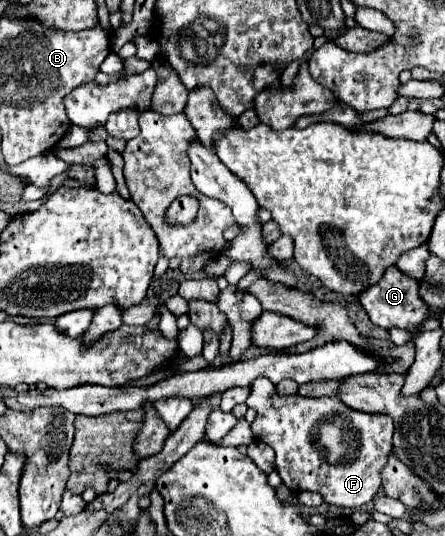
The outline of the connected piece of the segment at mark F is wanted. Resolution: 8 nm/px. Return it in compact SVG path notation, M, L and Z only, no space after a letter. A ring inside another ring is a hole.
M266 377L256 379L252 383L252 393L246 399L246 405L256 409L256 419L250 425L254 437L264 441L276 451L276 471L292 493L302 491L322 493L326 503L342 509L344 507L358 509L376 497L382 485L380 473L386 467L388 455L392 451L392 433L394 433L392 417L354 411L336 397L320 397L320 399L308 399L300 395L280 397L276 393L276 387ZM334 415L342 415L344 419L348 417L348 421L352 423L352 431L360 441L360 449L354 461L330 465L316 445L318 423L330 421Z

